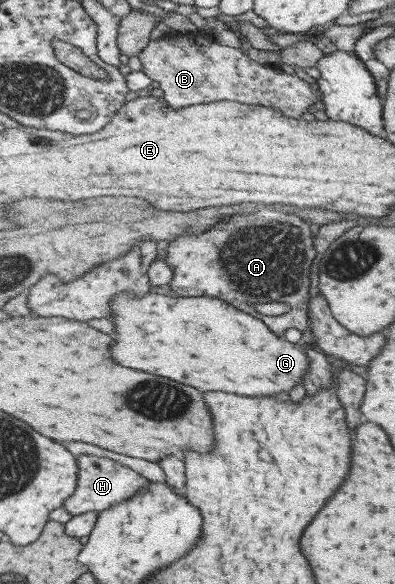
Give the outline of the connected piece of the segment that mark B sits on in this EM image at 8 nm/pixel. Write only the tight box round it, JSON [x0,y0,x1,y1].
[138,31,316,119]

